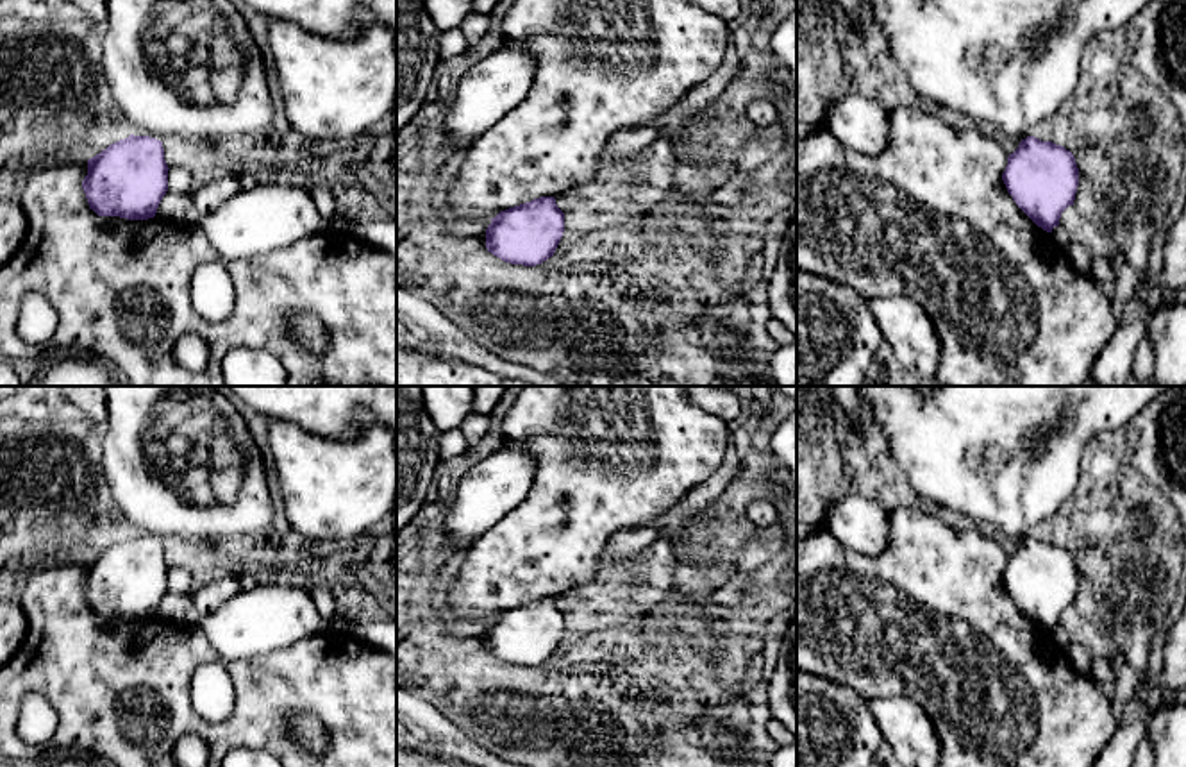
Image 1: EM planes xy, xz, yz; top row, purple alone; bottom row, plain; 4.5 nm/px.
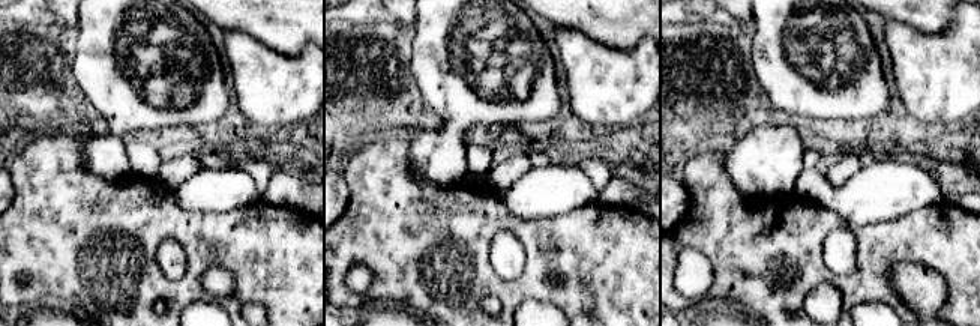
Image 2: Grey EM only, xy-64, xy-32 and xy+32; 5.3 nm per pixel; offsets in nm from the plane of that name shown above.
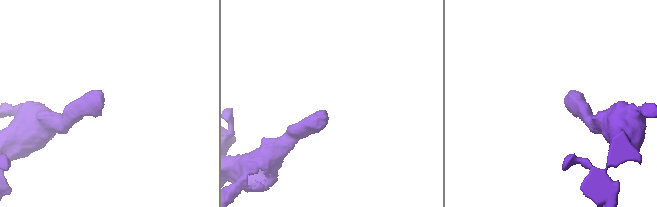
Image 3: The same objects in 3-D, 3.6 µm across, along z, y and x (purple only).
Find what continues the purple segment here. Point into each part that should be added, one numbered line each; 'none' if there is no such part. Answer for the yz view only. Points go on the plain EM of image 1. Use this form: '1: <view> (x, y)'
1: yz (1008, 458)

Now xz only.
none

